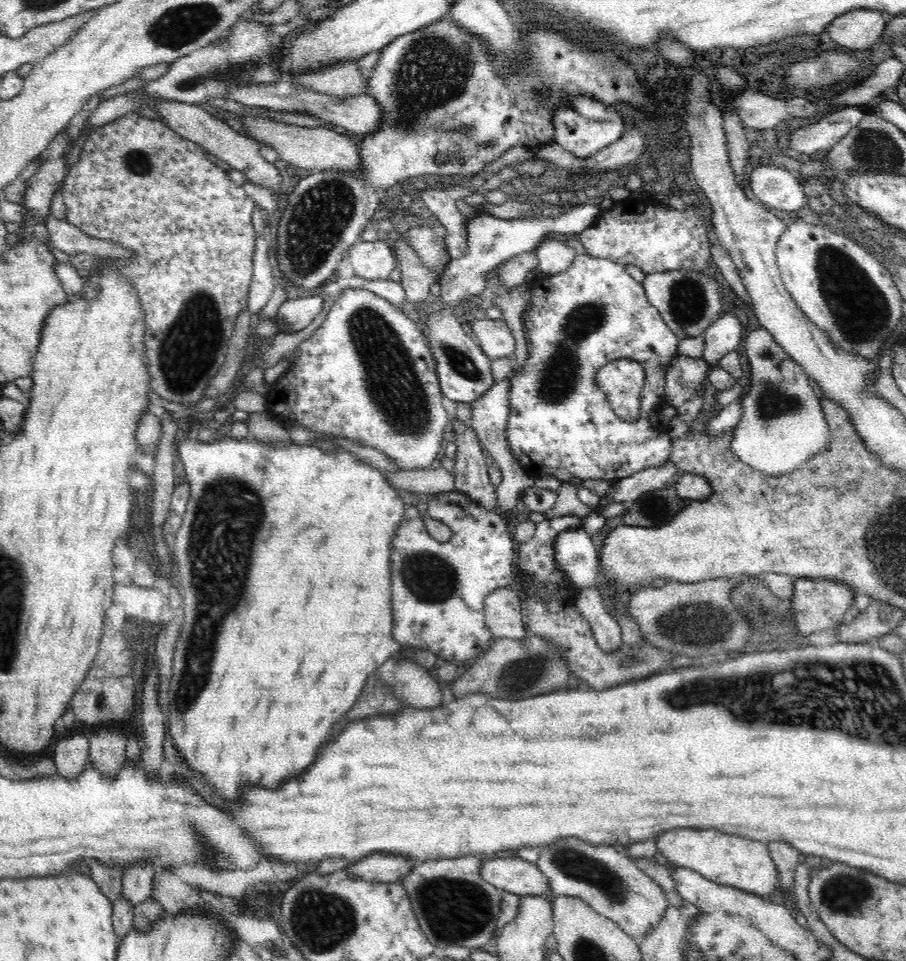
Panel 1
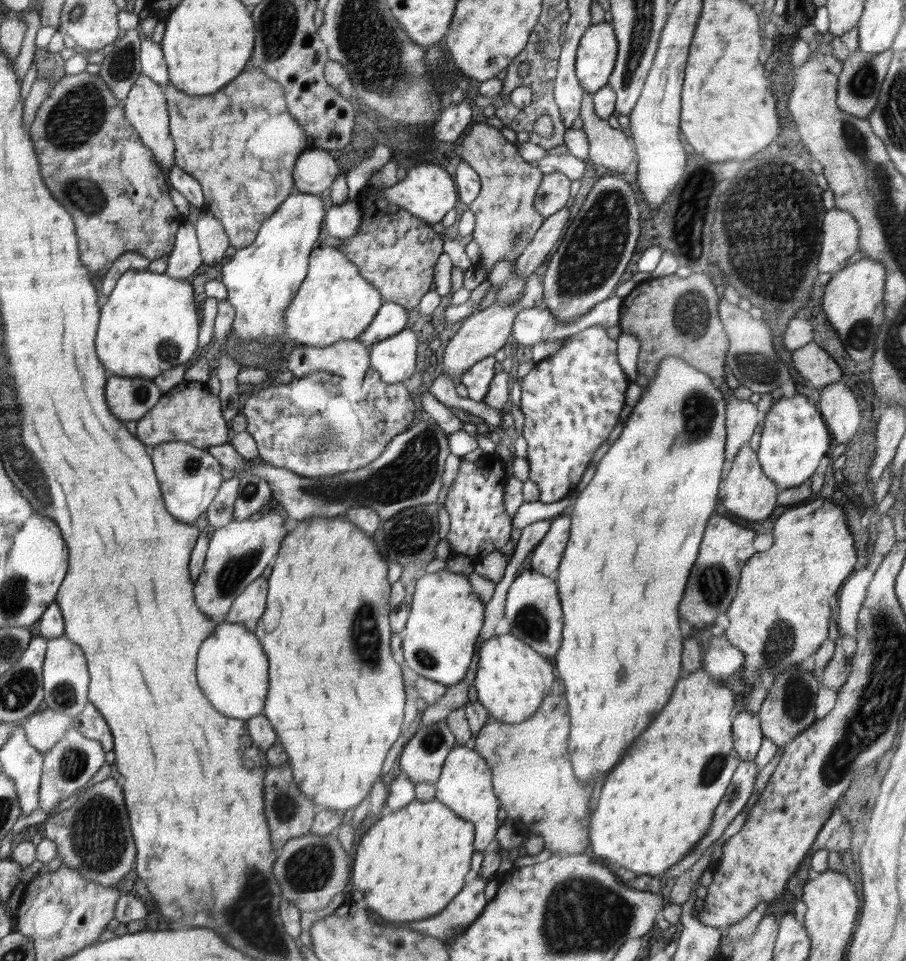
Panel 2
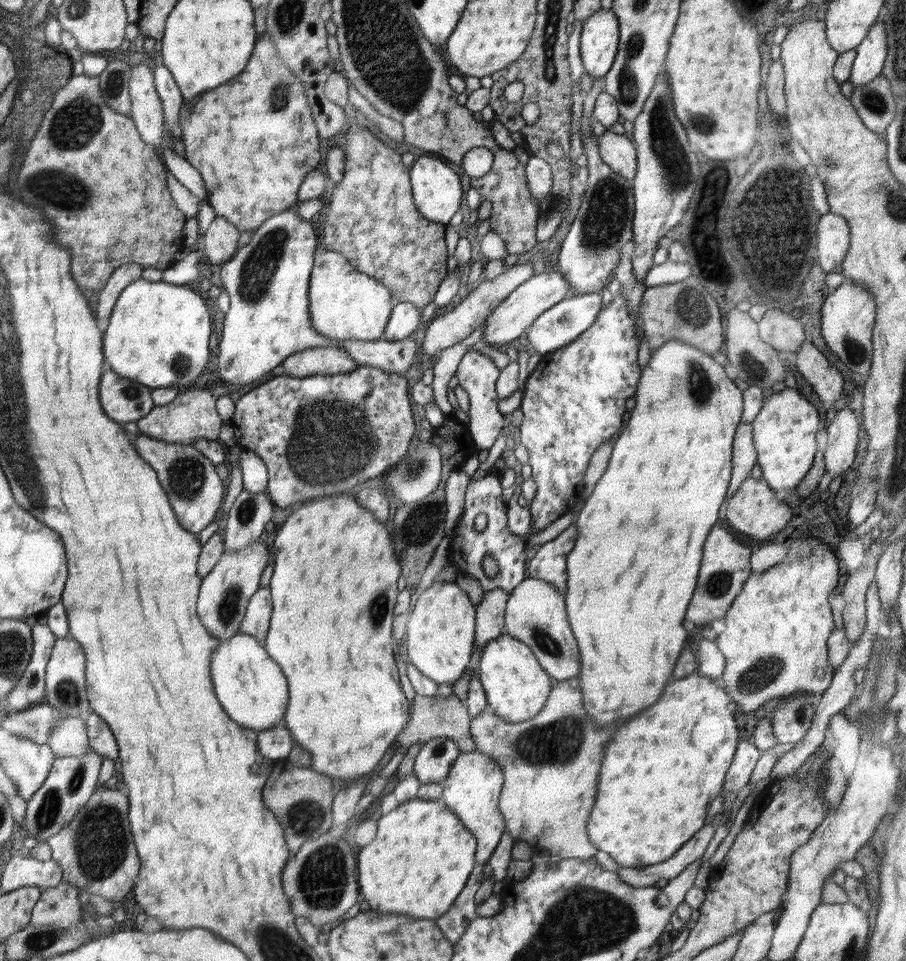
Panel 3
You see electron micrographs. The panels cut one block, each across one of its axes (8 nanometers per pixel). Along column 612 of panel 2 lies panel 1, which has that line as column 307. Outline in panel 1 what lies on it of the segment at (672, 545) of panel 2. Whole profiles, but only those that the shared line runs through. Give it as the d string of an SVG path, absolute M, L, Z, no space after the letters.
M232 436L214 442L182 440L176 452L184 462L186 480L190 484L190 502L180 530L176 532L174 556L178 558L178 584L182 590L184 624L176 640L172 678L170 678L170 712L168 728L176 750L190 764L192 770L204 774L206 782L218 788L226 802L238 802L238 790L244 782L278 788L284 778L298 776L306 770L318 754L320 744L328 738L332 726L354 706L364 682L402 646L392 634L392 538L404 520L408 508L406 496L392 488L384 472L376 466L364 464L348 450L326 452L314 442L298 446L296 442L284 446L268 446L258 440L246 442Z

